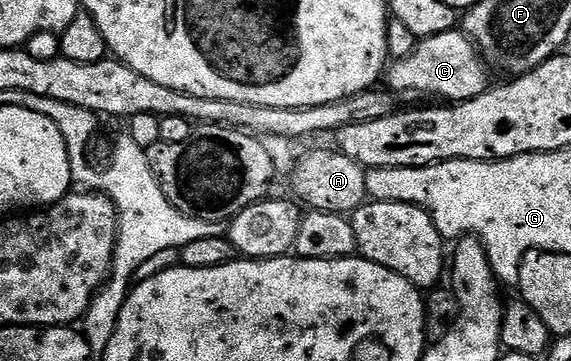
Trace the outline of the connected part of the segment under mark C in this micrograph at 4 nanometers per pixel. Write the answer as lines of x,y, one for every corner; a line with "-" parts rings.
455,28
442,35
423,38
410,55
393,60
386,69
386,85
397,95
429,93
432,97
440,97
436,99
459,103
474,99
490,88
488,73
489,66
480,56
476,44
468,38
467,33

